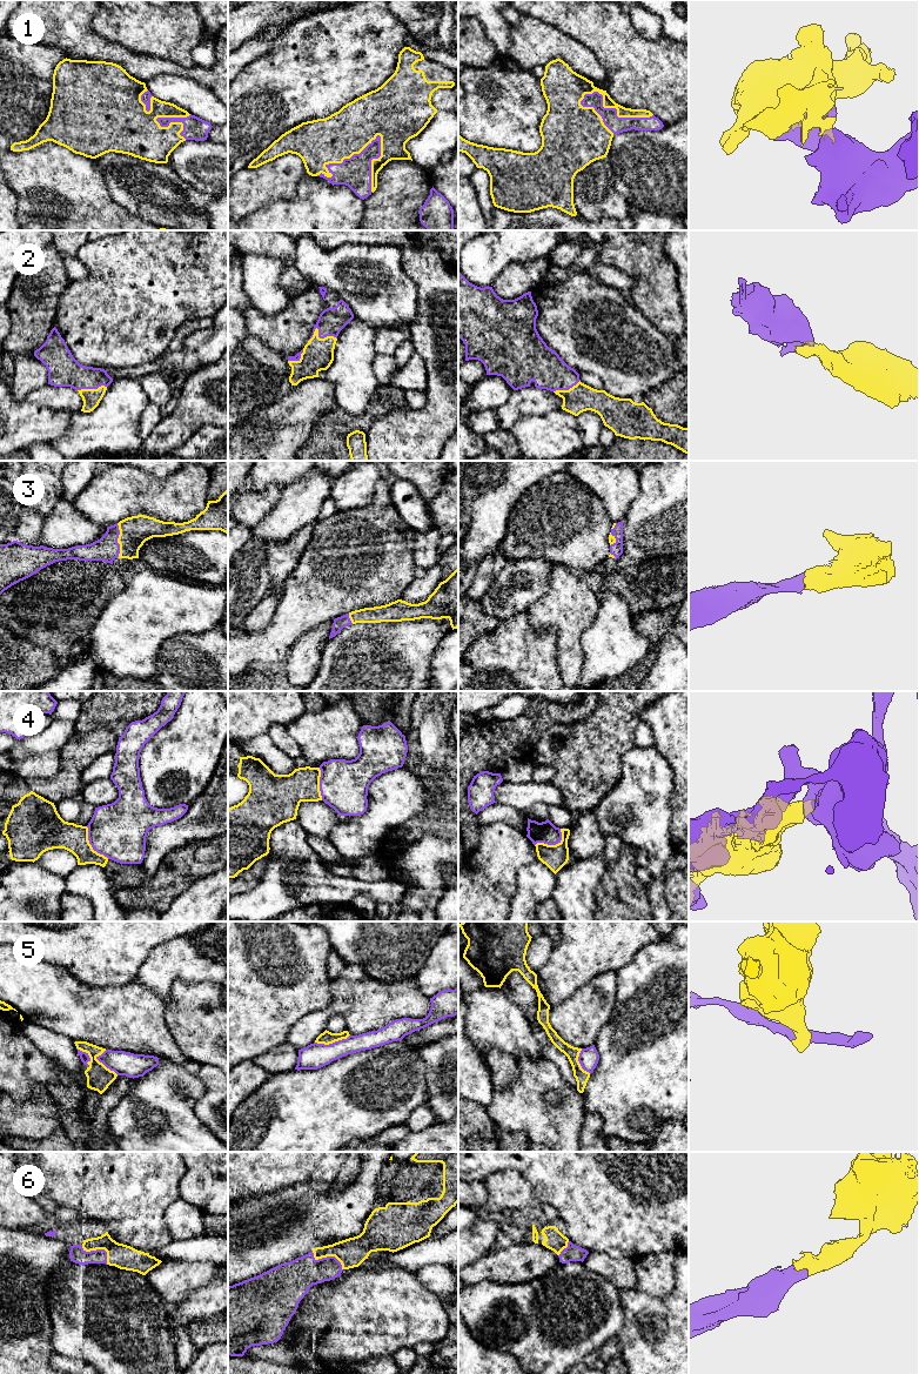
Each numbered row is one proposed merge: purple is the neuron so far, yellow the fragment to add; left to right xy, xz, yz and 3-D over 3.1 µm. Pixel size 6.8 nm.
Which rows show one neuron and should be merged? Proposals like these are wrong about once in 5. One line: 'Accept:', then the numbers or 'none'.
Accept: 1, 2, 3, 6

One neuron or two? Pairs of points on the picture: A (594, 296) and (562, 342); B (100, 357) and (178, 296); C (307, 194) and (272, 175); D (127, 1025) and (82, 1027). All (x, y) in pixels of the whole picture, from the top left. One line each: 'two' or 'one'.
A: one
B: one
C: two
D: one

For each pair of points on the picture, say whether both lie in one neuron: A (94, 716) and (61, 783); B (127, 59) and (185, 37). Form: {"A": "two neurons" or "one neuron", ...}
{"A": "two neurons", "B": "two neurons"}

